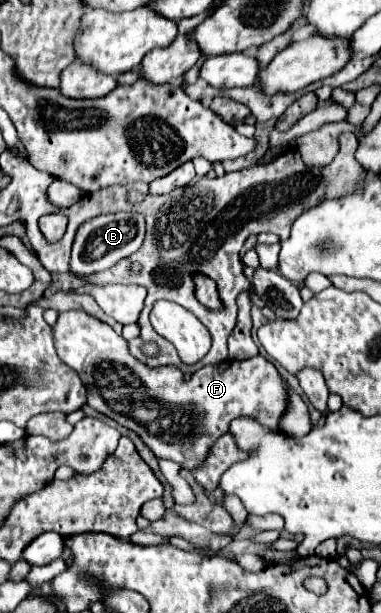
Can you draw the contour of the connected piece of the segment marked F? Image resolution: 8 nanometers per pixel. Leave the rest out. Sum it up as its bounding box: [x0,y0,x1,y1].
[53,312,289,470]

